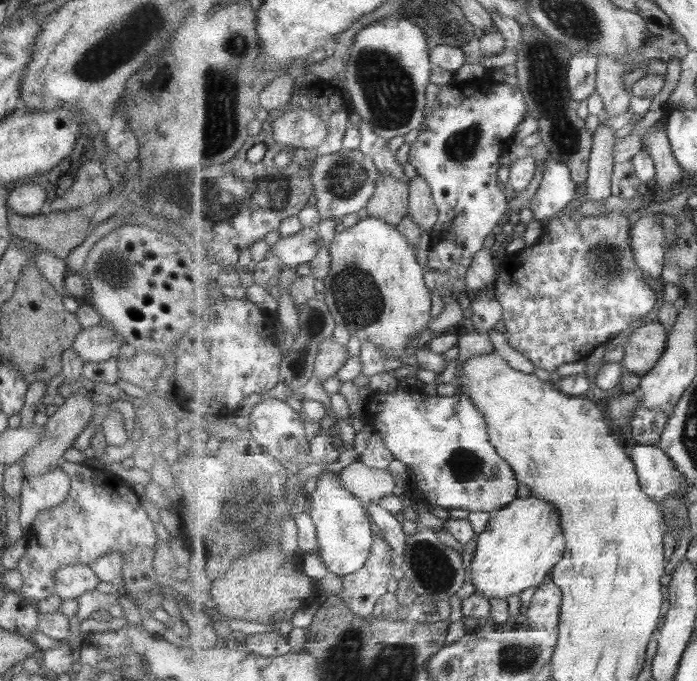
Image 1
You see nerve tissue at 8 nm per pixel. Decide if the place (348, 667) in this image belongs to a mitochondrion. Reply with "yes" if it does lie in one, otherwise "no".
yes

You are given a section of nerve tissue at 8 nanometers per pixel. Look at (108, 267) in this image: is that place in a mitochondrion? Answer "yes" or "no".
yes

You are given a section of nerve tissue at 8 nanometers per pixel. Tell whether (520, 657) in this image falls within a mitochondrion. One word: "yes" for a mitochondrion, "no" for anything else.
yes

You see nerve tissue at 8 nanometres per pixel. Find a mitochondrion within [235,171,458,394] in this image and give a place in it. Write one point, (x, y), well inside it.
(359, 302)

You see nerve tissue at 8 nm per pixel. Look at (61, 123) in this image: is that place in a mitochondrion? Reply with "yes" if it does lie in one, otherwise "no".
no

